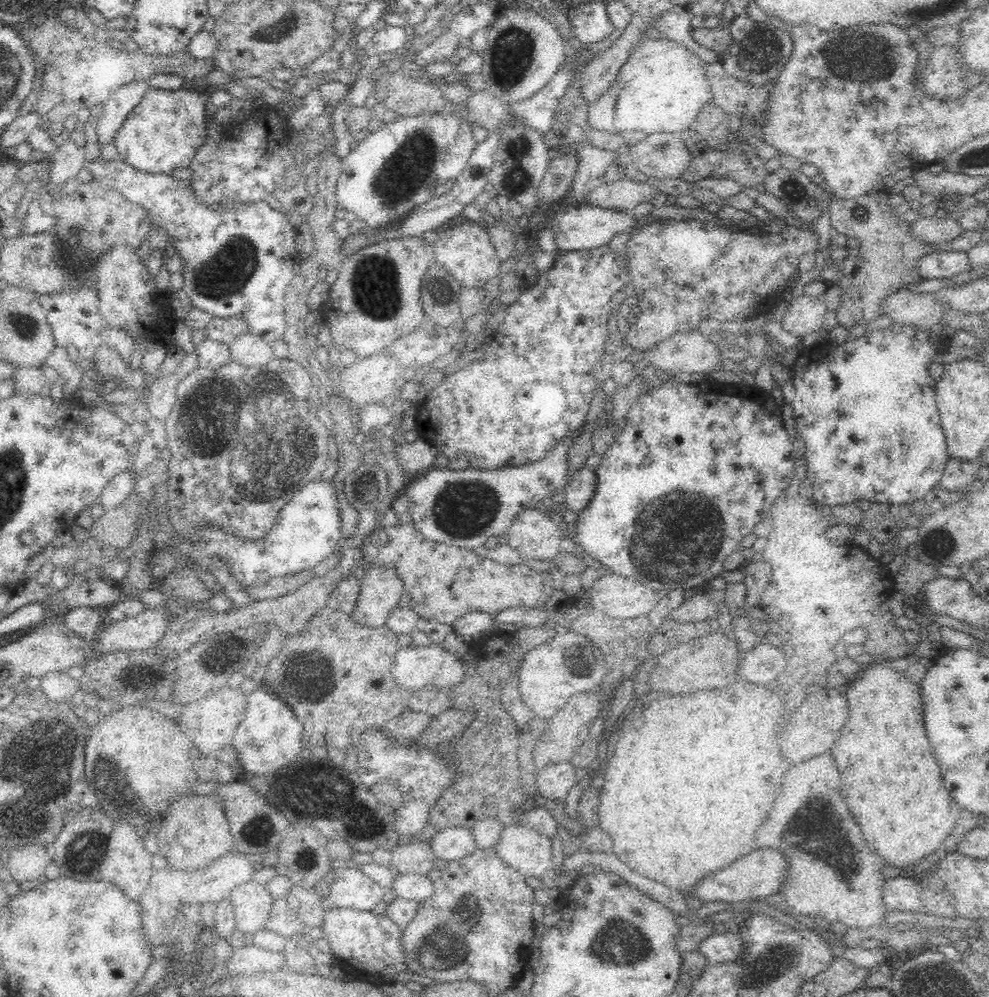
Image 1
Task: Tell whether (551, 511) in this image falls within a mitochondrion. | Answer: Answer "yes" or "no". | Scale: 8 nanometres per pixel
no

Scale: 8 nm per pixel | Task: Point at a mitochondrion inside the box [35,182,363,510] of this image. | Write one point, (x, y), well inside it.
(225, 275)

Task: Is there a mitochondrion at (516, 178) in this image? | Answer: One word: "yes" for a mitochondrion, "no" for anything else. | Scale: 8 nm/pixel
yes

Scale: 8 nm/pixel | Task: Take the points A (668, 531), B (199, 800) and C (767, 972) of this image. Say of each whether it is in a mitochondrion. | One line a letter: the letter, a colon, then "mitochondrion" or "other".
A: mitochondrion
B: other
C: mitochondrion

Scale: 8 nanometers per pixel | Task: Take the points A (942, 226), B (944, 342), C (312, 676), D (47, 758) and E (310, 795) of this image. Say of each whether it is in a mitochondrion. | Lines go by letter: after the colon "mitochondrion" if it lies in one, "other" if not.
A: other
B: other
C: mitochondrion
D: mitochondrion
E: mitochondrion

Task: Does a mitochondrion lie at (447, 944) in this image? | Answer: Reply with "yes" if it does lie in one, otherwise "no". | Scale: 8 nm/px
yes

